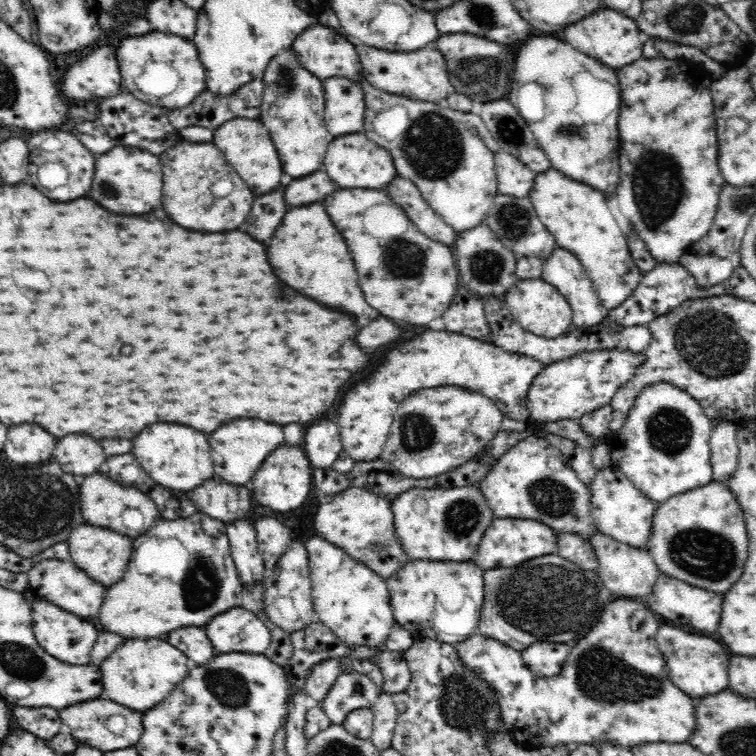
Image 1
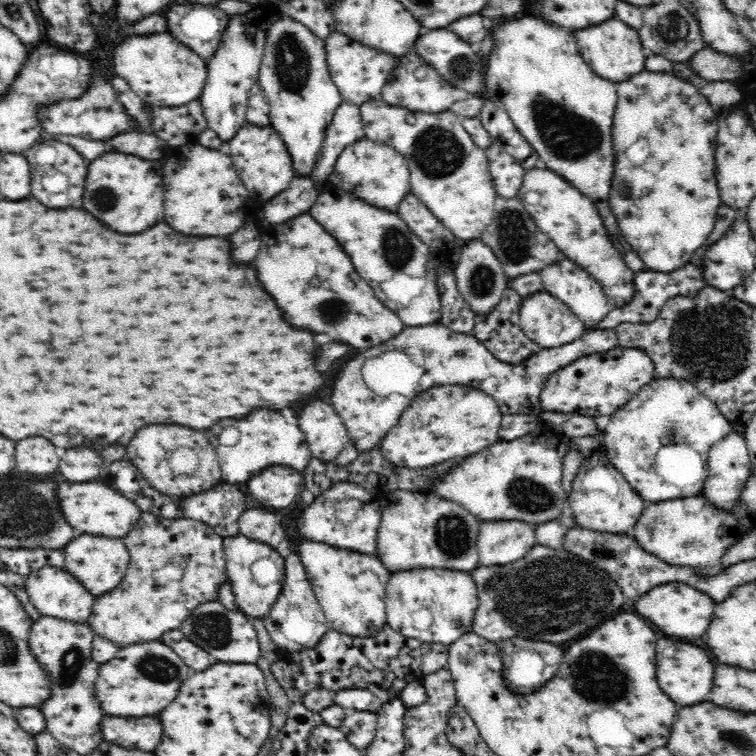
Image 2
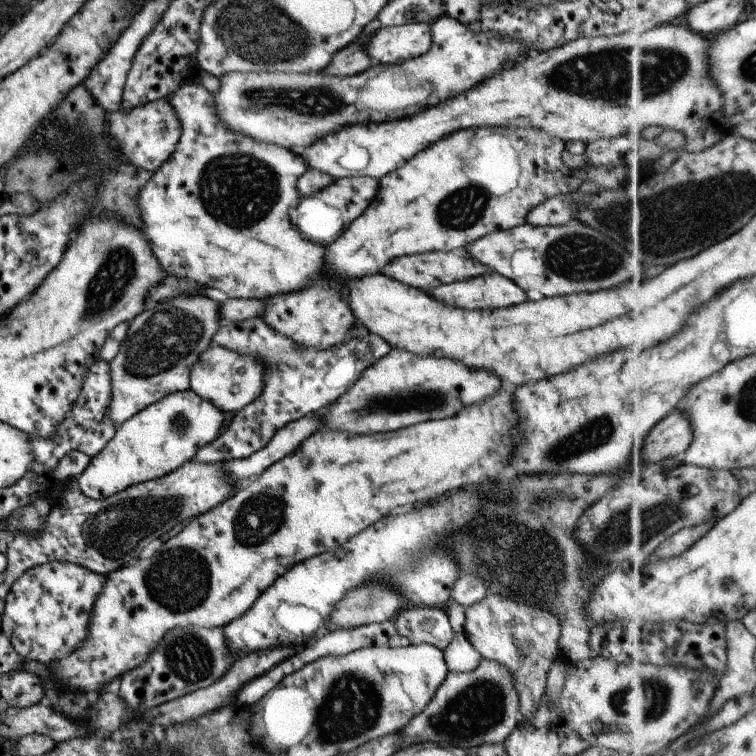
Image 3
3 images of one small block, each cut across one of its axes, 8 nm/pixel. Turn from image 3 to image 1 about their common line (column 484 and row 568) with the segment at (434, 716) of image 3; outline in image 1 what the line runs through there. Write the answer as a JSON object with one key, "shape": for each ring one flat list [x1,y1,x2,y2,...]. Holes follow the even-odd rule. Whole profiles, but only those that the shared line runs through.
{"shape":[[712,480,706,486,658,503,646,549,661,573,724,594,742,576,749,556,744,511,727,484]]}

